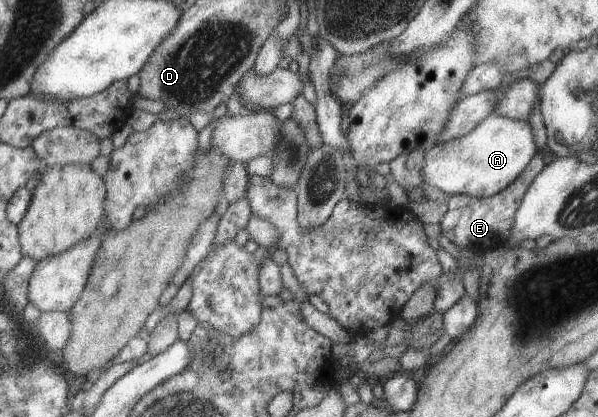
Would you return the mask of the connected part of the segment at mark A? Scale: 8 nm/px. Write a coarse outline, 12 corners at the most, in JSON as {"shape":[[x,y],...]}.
{"shape":[[490,114],[425,152],[422,183],[492,196],[537,150],[527,120]]}

